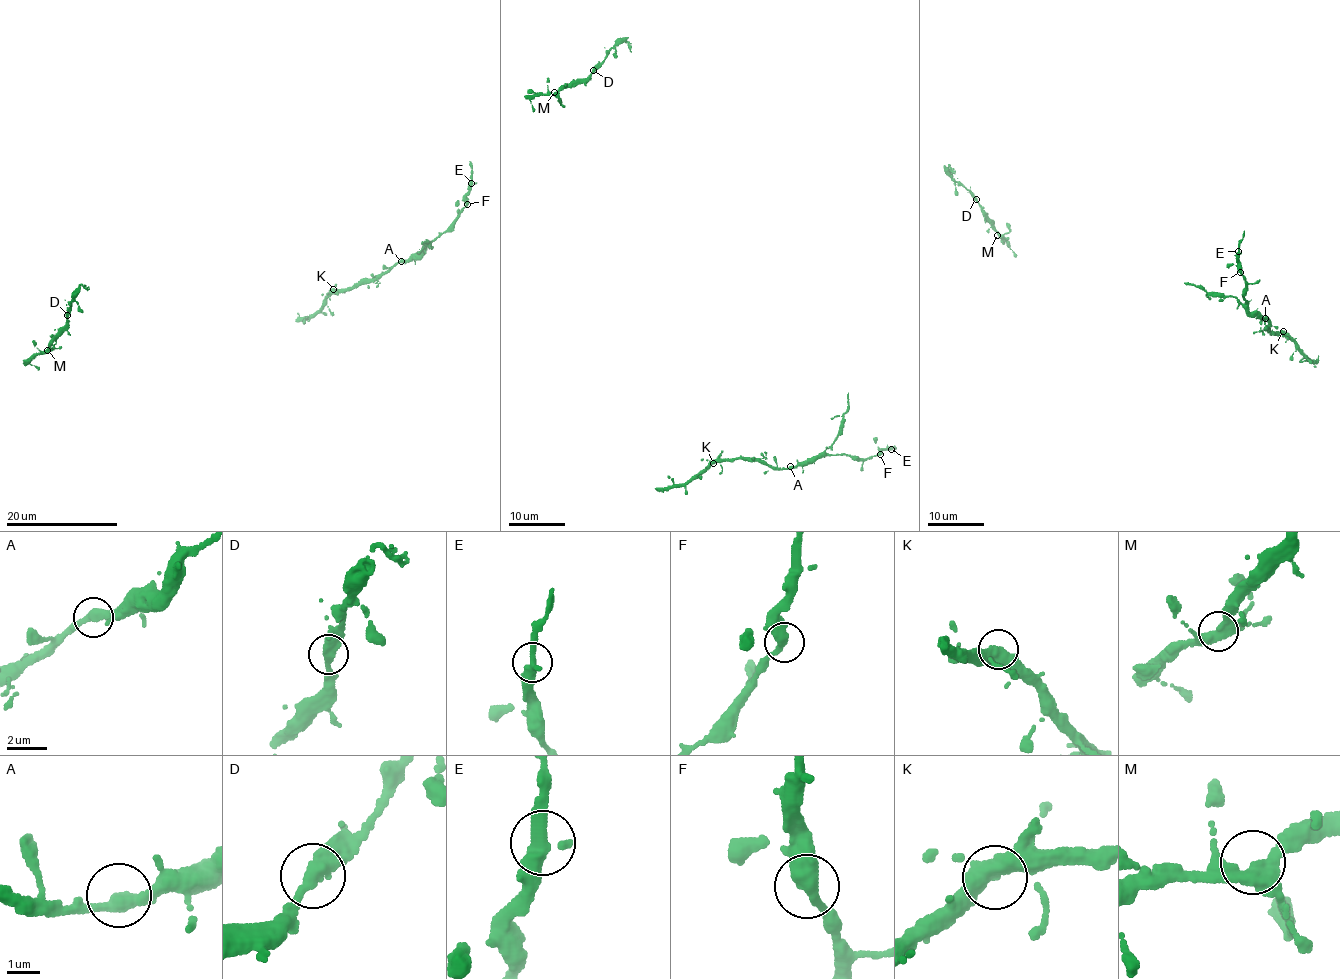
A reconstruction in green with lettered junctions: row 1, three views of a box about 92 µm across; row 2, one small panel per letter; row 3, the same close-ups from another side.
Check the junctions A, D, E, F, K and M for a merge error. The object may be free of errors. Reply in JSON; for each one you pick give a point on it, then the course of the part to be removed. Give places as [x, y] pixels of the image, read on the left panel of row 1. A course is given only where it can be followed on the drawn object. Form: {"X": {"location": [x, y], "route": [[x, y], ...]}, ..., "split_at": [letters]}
{"split_at": []}

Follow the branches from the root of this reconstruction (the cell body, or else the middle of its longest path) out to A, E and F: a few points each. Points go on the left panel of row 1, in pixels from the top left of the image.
A: (322, 294), (340, 293), (377, 280), (401, 261)
E: (322, 294), (340, 293), (374, 281), (394, 265), (412, 260), (459, 215), (466, 204), (466, 193), (471, 183)
F: (322, 294), (340, 293), (374, 281), (394, 265), (412, 260), (450, 225), (467, 204)

